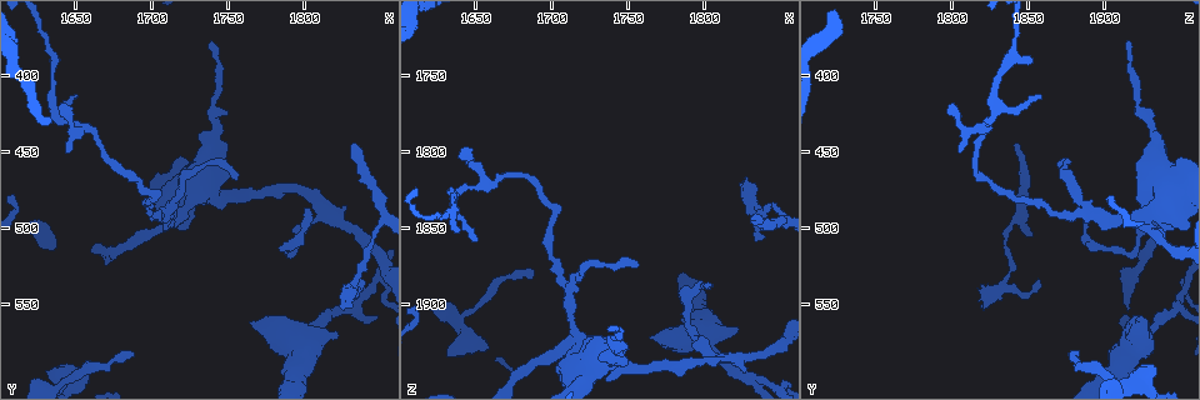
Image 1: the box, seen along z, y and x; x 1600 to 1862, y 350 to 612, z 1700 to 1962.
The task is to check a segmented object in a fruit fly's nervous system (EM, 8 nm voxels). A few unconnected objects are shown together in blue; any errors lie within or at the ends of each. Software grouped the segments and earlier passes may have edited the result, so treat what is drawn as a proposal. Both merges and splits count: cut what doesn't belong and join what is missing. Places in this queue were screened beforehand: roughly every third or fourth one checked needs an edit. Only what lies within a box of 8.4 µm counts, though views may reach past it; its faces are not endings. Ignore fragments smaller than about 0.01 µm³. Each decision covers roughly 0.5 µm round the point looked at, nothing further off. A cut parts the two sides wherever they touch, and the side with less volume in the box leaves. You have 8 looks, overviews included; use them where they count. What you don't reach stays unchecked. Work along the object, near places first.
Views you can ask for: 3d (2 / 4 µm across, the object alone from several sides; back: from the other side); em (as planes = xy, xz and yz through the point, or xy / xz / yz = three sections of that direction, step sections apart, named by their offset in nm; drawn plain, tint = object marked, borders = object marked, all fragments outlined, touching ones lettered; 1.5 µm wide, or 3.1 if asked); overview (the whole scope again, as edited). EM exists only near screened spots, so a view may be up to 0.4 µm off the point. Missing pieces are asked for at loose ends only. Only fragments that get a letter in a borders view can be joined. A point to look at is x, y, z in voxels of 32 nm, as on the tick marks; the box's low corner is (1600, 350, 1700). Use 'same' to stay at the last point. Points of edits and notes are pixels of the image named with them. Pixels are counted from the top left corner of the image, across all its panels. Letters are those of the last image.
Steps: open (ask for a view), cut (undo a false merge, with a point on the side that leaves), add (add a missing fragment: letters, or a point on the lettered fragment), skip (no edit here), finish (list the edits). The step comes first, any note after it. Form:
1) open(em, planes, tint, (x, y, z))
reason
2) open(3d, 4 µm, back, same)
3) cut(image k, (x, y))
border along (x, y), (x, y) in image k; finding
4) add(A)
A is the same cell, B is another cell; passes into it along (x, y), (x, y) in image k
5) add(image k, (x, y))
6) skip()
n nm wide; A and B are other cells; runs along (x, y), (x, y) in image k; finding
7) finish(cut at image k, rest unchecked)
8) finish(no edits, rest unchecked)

open(3d, 2 µm, (1736, 458, 1872))
a narrow waist

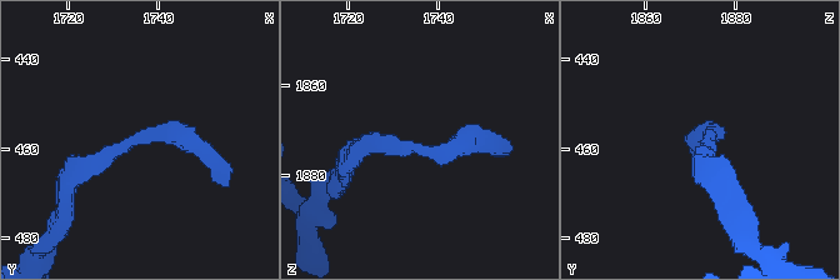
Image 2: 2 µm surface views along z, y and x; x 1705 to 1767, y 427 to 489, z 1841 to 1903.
open(em, planes, borders, (1738, 459, 1873))

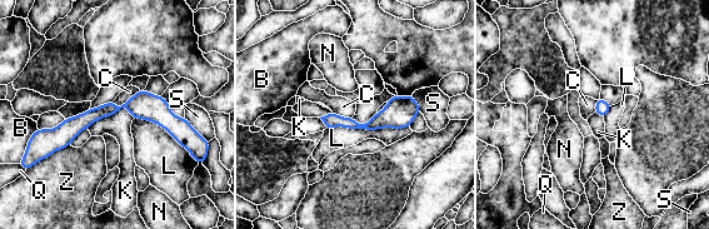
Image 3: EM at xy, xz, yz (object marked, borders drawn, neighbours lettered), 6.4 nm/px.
skip()
B, C, K, L, N, Q, S and Z are other cells; one neuron here

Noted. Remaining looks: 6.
open(3d, 4 µm, (1804, 488, 1890))
branch stops here

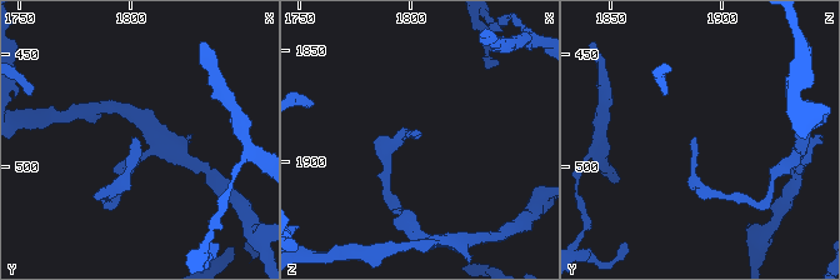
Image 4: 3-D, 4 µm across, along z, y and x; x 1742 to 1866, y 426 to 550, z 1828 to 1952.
open(em, xz, step 8, borders, (1804, 487, 1888))
now the EM

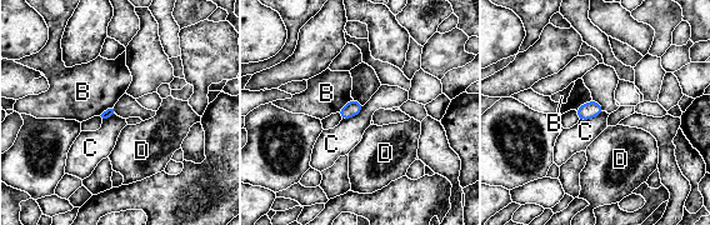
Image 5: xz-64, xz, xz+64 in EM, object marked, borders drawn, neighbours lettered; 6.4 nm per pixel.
skip()
B, C and D are other cells; none of them fits

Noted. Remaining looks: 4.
open(em, yz, step 4, tint, (1684, 580, 1882))
tapers out

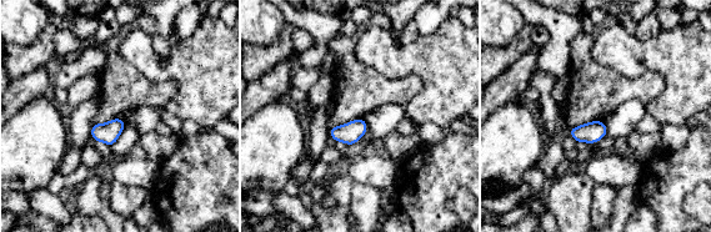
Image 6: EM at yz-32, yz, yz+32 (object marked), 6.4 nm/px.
open(em, planes, borders, same)

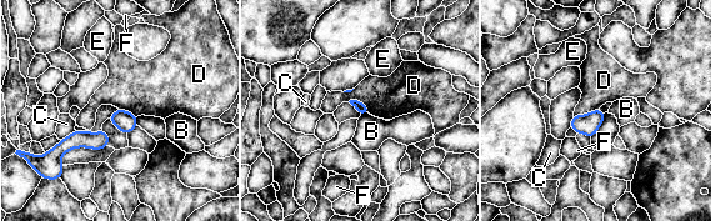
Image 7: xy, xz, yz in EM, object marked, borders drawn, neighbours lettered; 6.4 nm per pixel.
skip()
B, C, D, E and F are other cells; border along (348, 101), (362, 101), (369, 112) in image 7; none of them fits

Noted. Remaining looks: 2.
finish(no edits, rest unchecked)

